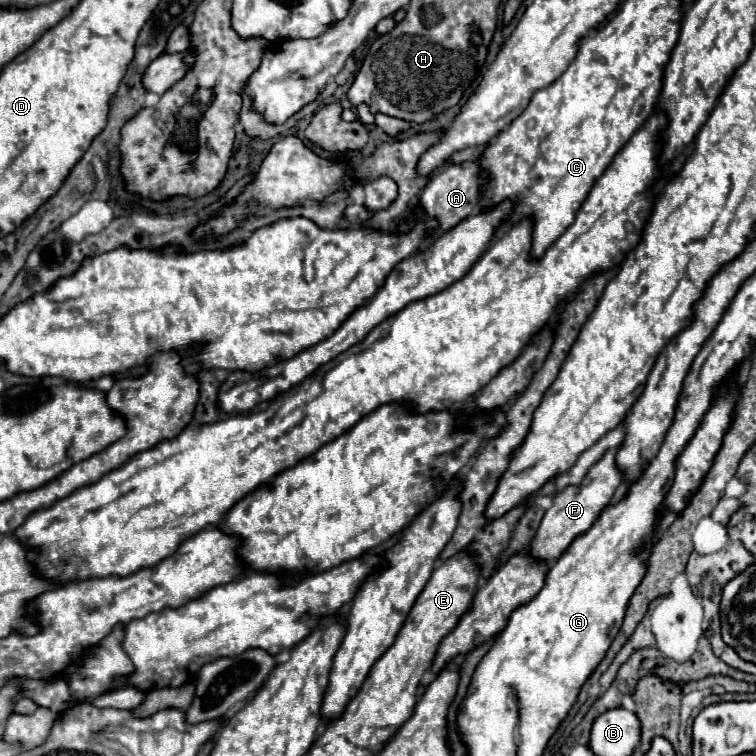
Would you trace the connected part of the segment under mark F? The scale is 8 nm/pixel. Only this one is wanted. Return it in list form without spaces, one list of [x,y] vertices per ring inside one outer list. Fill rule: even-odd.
[[[608,449],[600,461],[596,461],[588,473],[584,475],[582,483],[580,485],[568,485],[564,487],[562,493],[558,493],[554,497],[554,505],[546,511],[538,531],[536,531],[536,537],[532,539],[532,547],[530,547],[530,553],[534,557],[540,557],[540,559],[546,559],[546,561],[554,561],[558,559],[564,549],[572,543],[574,537],[578,537],[580,533],[588,531],[590,525],[596,521],[596,517],[600,515],[600,511],[612,501],[618,485],[624,481],[624,473],[622,469],[616,465],[616,449]]]

